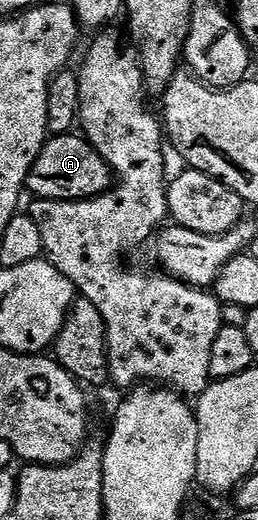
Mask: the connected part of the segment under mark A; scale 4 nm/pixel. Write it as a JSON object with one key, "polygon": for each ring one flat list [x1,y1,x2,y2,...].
{"polygon":[[76,134,53,135,45,142,28,174,26,191,29,196,71,203,73,199,93,199,95,195,104,195,112,190,114,176,101,148,99,151,94,144]]}

